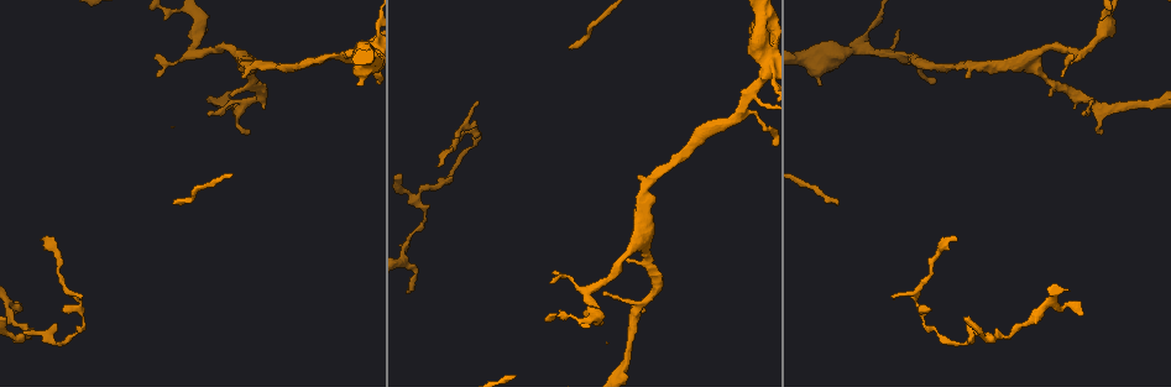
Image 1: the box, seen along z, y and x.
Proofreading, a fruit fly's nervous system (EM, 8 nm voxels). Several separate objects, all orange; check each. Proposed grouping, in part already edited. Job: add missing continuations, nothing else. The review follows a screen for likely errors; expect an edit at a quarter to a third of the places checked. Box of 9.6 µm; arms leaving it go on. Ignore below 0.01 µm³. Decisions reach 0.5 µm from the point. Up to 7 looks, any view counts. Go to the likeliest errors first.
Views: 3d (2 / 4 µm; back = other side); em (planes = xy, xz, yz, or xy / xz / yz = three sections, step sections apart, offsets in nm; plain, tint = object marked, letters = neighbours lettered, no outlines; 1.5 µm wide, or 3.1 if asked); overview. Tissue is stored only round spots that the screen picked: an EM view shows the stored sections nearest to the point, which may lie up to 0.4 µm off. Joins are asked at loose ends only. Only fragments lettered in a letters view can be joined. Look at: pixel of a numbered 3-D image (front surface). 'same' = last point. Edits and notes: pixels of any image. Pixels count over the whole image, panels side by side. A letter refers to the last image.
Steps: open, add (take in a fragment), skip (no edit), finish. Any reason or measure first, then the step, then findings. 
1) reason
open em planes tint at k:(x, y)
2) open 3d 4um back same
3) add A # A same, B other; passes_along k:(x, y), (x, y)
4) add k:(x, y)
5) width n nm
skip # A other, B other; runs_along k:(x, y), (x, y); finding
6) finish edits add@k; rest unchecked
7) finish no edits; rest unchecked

free end
open em xy step 8 tint at 1:(40, 239)

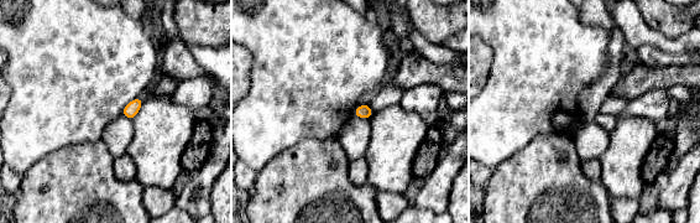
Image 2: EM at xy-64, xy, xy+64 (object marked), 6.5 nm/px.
open em planes letters same

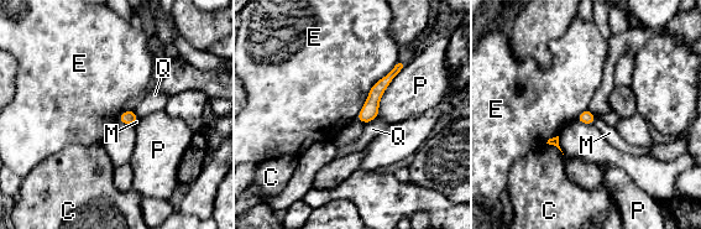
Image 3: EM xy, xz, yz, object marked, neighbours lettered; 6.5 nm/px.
width 90 nm
skip # C other, E other, M other, P other, Q other; none of them fits

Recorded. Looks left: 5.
branch stops here
open em planes tint at 1:(81, 294)

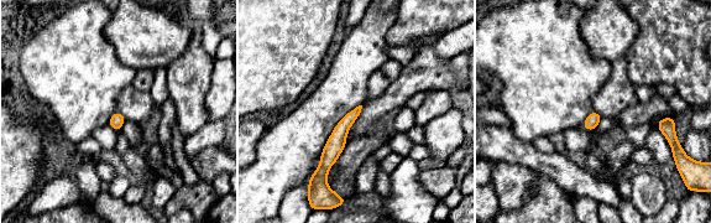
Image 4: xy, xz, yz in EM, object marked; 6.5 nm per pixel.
open em planes letters same

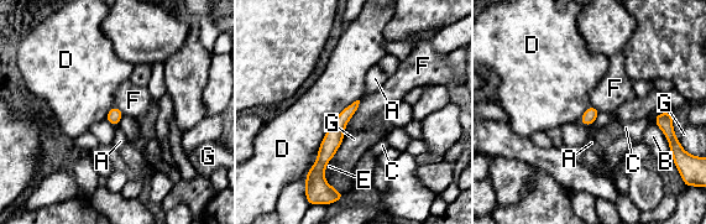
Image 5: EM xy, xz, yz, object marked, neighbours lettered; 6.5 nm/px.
width 90 nm
skip # A other, B other, C other, D other, E other, F other, G other; none of them fits

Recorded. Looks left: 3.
an open end
open 3d 4um at 1:(554, 271)

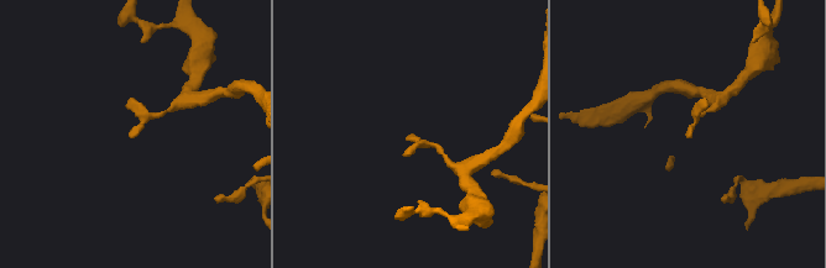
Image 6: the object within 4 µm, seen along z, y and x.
need the tissue
open em xy step 8 letters at 6:(691, 136)

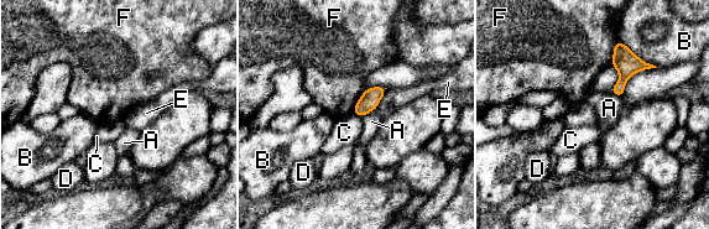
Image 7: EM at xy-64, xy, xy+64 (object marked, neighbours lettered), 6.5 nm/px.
another direction
open em planes letters same

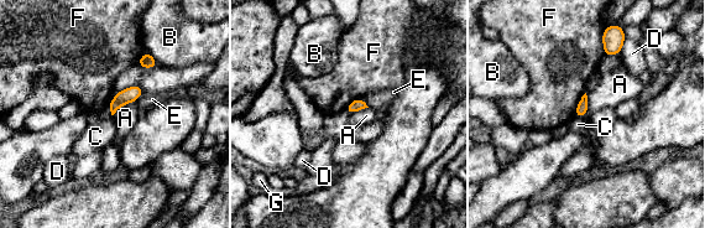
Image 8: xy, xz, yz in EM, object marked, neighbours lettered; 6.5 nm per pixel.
width 70 nm
skip # A other, B other, C other, D other, E other, F other, G other; no lettered fragment goes on from it

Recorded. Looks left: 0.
finish no edits; rest unchecked

